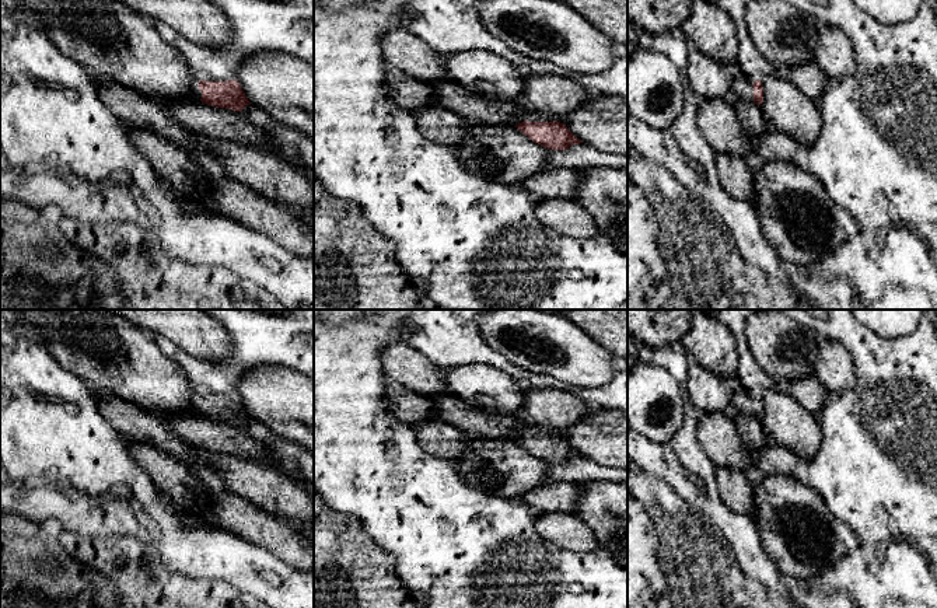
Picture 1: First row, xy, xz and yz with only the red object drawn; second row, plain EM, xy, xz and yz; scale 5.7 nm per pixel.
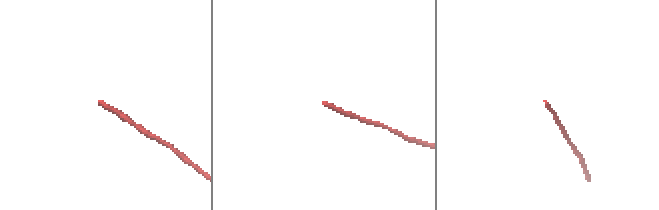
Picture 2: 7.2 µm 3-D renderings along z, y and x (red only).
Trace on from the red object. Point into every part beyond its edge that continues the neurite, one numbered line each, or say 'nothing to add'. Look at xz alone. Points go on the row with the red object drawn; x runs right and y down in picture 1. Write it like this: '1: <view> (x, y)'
1: xz (531, 115)

